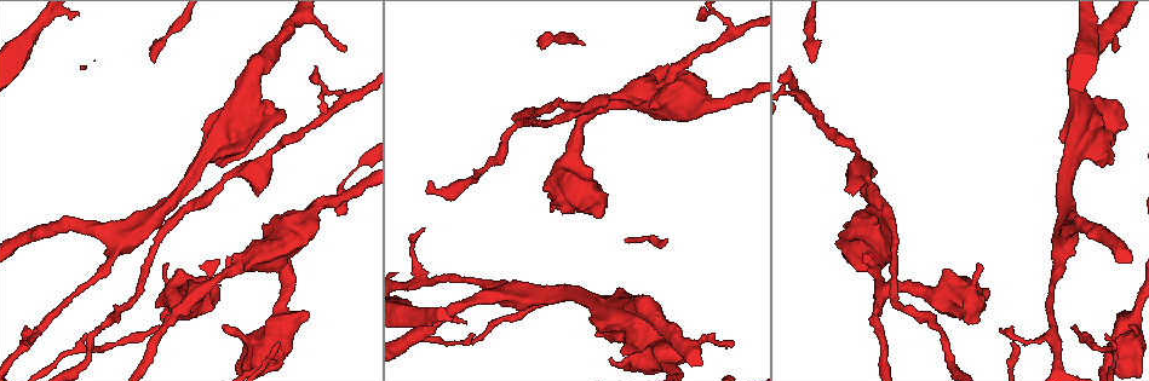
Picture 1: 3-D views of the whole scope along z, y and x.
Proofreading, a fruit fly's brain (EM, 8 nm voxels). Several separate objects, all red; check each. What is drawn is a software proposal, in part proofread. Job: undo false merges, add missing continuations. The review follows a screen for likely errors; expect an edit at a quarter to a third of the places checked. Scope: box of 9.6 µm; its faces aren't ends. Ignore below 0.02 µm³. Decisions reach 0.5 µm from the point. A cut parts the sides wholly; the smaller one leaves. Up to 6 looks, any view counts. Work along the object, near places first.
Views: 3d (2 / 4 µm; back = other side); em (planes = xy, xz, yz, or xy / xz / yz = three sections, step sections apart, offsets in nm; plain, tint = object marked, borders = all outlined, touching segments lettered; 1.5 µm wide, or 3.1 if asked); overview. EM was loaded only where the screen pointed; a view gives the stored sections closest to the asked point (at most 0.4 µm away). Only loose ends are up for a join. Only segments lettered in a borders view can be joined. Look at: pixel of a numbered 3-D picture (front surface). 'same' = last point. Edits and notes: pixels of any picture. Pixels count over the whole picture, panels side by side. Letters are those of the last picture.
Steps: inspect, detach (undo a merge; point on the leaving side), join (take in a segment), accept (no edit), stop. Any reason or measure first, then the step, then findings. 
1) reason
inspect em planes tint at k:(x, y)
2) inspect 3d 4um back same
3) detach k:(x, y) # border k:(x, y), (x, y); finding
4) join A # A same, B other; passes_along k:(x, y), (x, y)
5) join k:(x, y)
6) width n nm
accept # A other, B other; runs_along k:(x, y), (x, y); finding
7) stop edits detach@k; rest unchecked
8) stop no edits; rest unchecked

thin end
inspect em planes borders at 1:(343, 48)

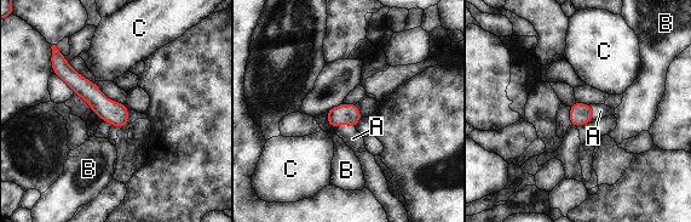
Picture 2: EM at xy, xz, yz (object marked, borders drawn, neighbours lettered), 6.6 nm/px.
longest_contact A 140 nm
join A # A same, B other, C other; passes_along 2:(350, 114), (345, 121), (352, 138); the neuron continues

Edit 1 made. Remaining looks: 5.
free end
inspect 3d 2um at 1:(610, 357)

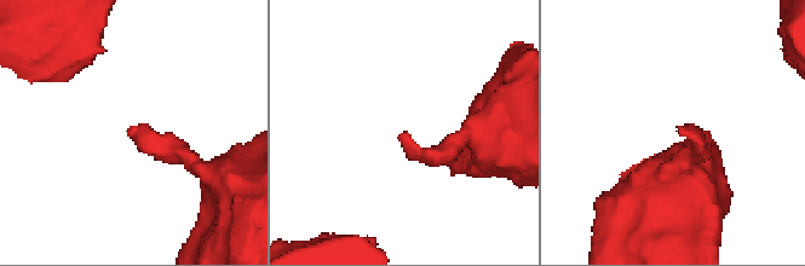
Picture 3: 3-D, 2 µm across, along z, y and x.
shape alone is not enough
inspect em planes borders at 3:(399, 137)

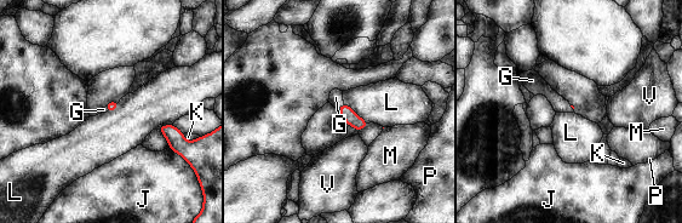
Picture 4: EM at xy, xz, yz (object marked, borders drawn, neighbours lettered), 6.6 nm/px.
longest_contact L 220 nm
join G # G same, J other, K other, L other, M other, P other, V other; passes_along 4:(348, 114), (339, 106), (336, 97); the neuron continues

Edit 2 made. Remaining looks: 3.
inspect overview

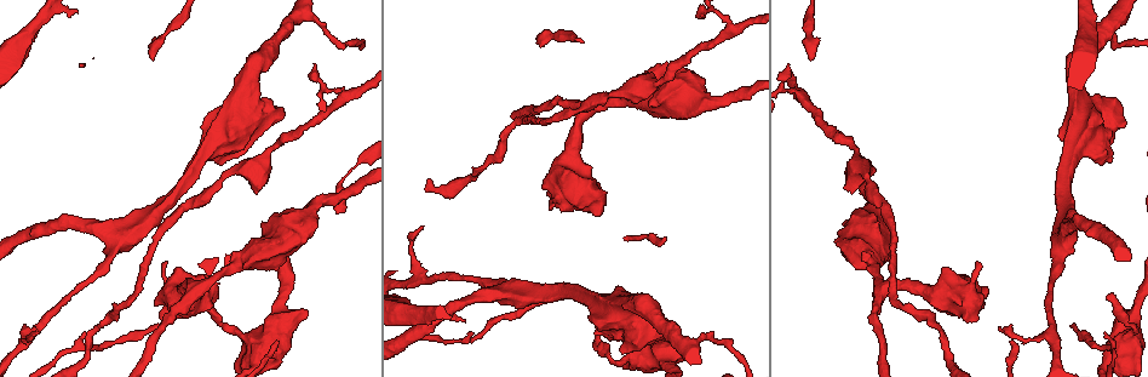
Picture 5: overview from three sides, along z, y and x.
a fork
inspect em yz step 4 tint at 5:(419, 279)

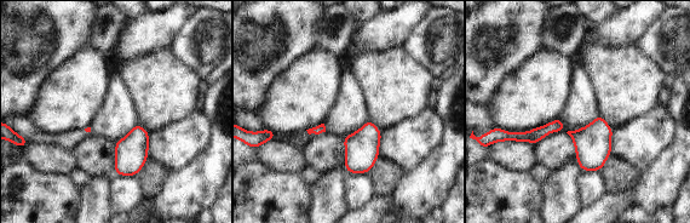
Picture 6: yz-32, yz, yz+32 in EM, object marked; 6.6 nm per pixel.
another direction
inspect em planes borders same

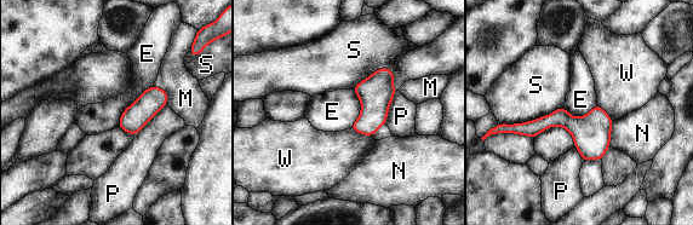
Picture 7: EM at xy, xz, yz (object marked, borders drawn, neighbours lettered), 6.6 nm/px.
accept # E other, M other, N other, P other, S other, W other; border 7:(166, 104), (135, 136); all the same neuron

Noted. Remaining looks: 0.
stop edits join@2, join@4; rest unchecked

